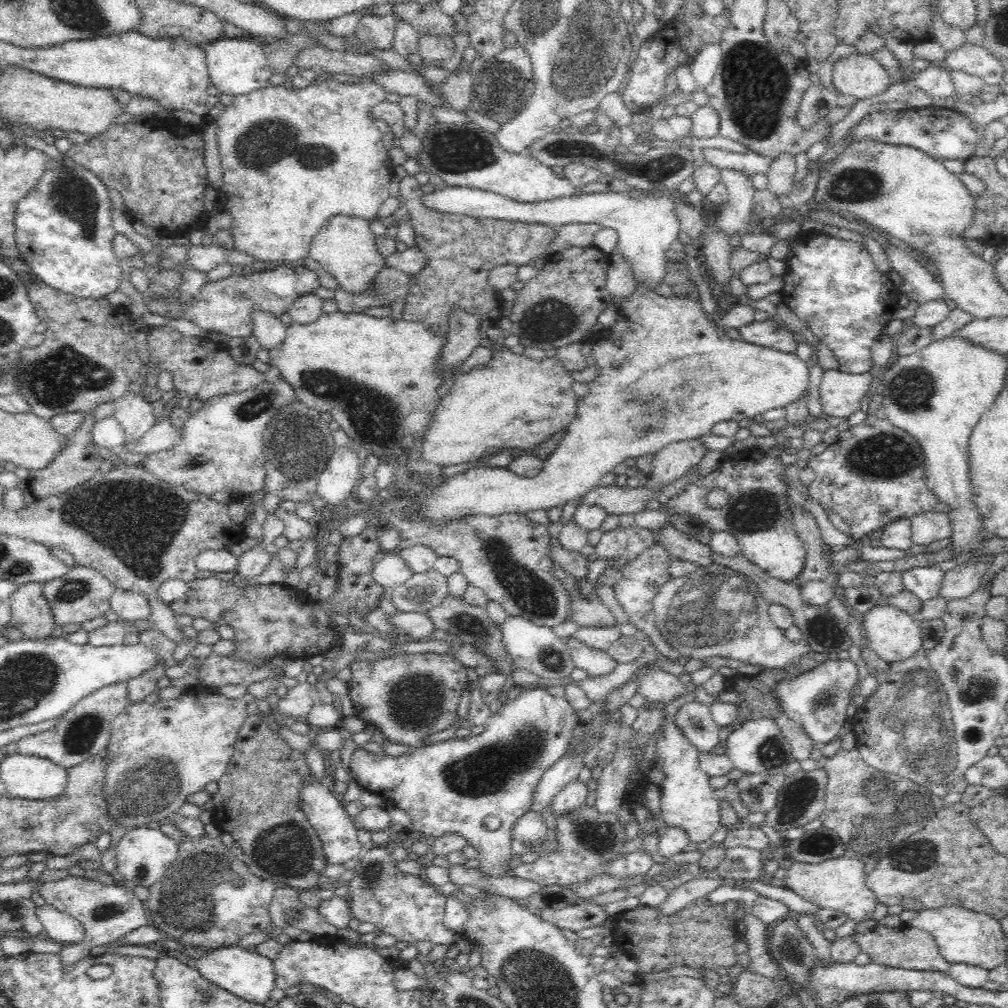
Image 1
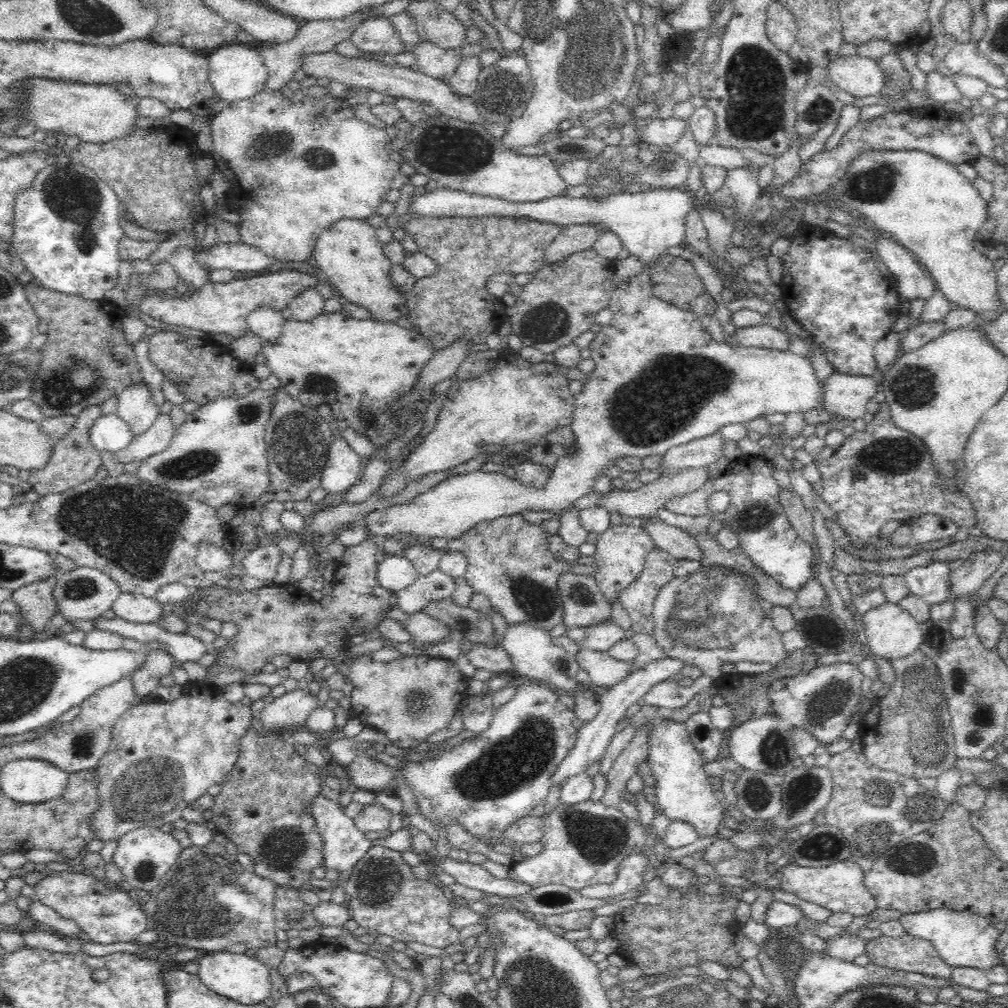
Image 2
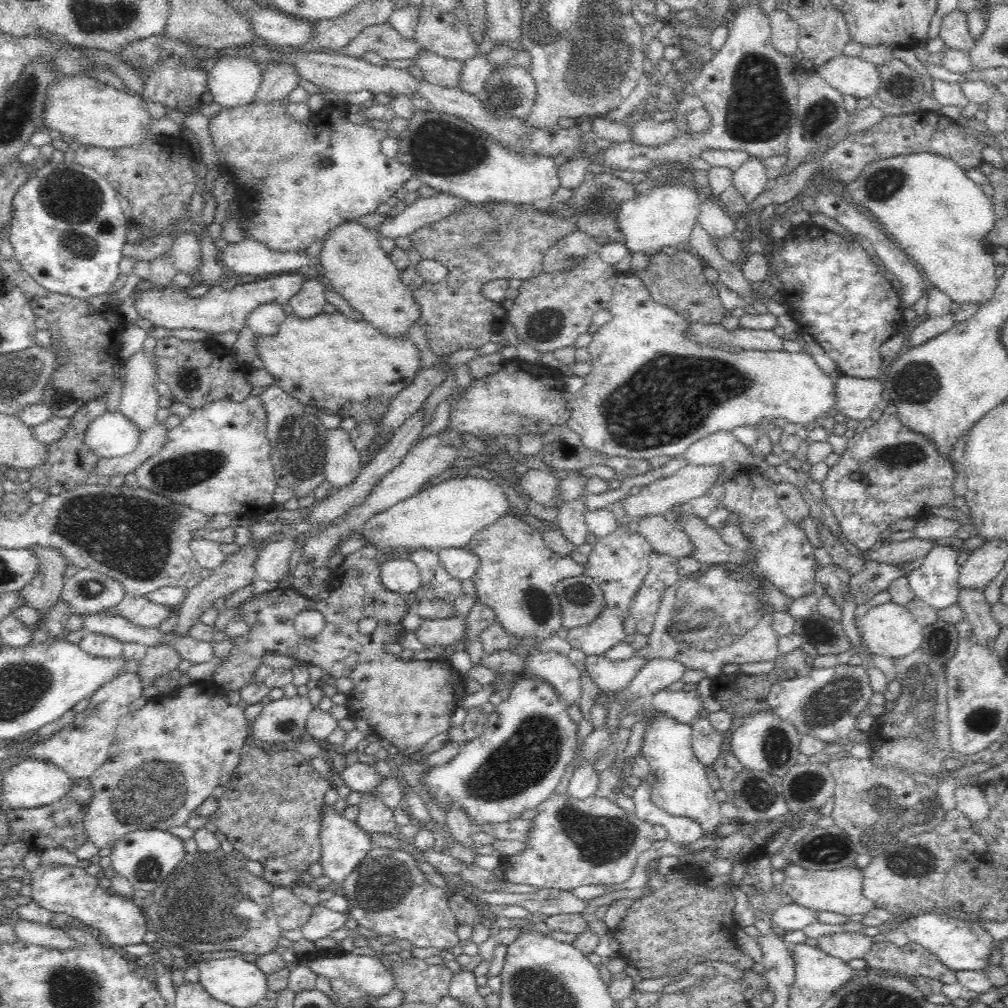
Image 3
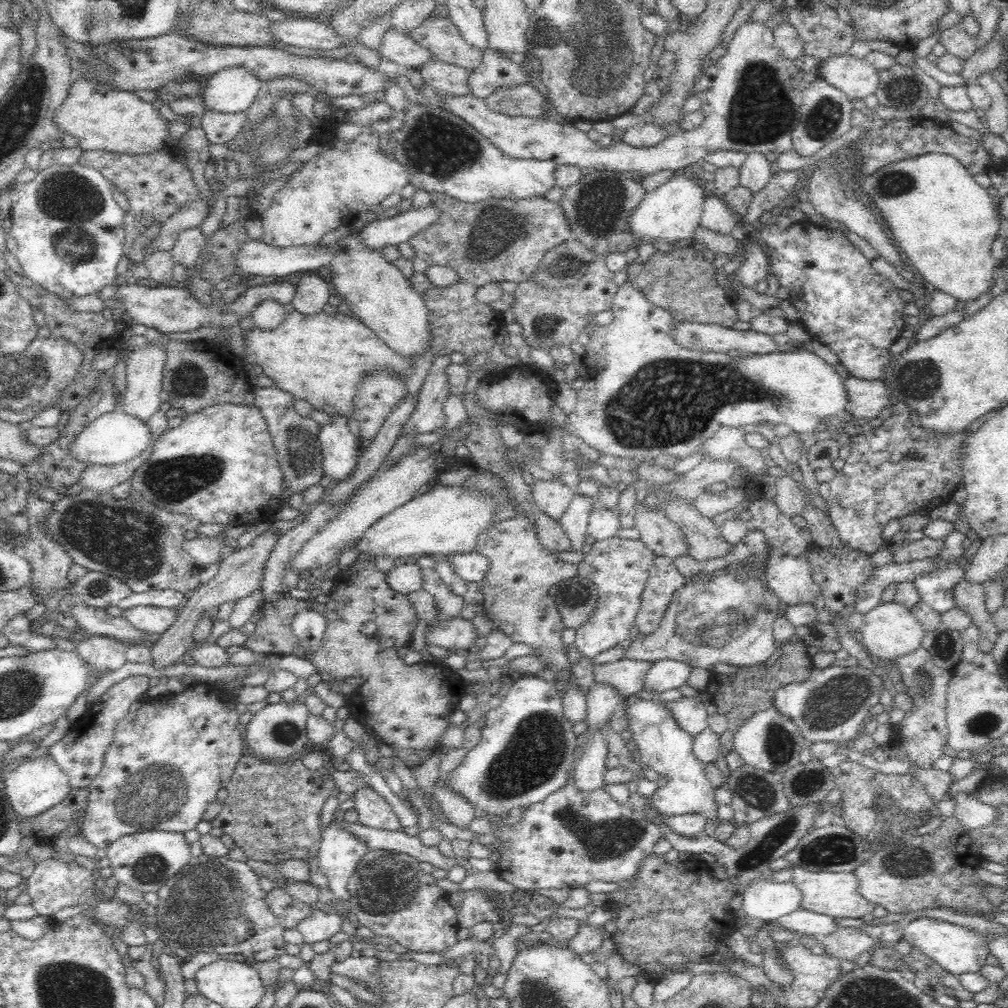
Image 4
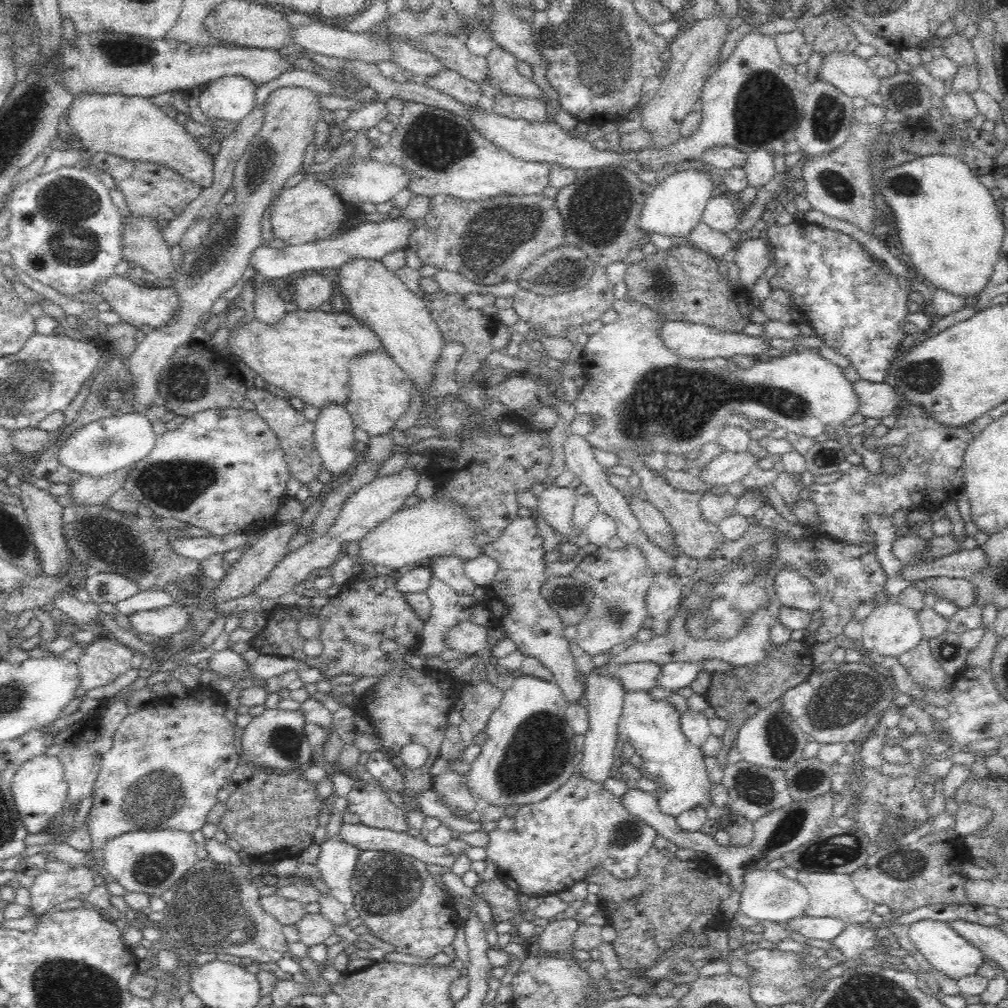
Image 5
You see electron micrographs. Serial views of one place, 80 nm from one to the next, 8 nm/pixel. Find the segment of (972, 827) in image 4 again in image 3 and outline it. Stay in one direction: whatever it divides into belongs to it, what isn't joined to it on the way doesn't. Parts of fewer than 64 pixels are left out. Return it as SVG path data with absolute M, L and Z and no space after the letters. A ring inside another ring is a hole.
M979 785L962 786L955 789L956 809L960 810L967 817L967 820L974 827L987 820L989 807L984 798L983 788Z

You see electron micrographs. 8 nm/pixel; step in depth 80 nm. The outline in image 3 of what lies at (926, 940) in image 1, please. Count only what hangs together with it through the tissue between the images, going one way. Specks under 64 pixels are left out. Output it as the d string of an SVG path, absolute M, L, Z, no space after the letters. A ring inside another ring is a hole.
M889 941L874 943L863 959L866 961L867 967L874 970L886 971L888 973L903 973L912 977L918 975L928 976L928 978L940 980L942 984L956 984L959 982L957 972L946 968L939 962L937 956L929 954L924 948L914 943L910 943L904 948L897 948Z

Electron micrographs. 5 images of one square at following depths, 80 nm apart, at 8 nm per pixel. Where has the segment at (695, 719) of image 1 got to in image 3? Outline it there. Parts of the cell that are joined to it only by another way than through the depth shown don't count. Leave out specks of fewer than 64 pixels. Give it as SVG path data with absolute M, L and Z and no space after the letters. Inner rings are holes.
M702 718L694 728L692 750L695 758L704 767L710 767L721 756L720 747L723 737L716 730L712 729L708 718Z

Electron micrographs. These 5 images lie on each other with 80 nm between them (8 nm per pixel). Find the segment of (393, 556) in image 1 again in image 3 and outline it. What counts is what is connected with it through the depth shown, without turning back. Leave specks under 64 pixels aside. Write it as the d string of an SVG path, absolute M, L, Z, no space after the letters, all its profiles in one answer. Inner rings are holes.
M396 556L391 561L381 563L382 584L392 592L404 596L421 586L419 568L407 556Z

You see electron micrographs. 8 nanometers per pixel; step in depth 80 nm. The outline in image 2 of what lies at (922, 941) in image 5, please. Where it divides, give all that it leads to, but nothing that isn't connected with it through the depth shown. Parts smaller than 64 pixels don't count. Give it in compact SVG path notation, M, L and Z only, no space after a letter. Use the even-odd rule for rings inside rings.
M936 909L902 915L899 922L910 937L926 940L937 951L939 958L952 968L973 968L985 971L991 966L1001 964L994 950L999 934L991 921L984 919L983 916L974 915L968 911Z

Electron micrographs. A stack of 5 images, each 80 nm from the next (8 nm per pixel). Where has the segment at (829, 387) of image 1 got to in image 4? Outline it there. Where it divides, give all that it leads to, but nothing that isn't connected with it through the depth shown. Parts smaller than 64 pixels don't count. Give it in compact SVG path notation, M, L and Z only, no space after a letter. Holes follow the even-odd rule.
M849 377L845 380L849 396L849 412L859 418L876 418L894 400L882 380L862 380Z

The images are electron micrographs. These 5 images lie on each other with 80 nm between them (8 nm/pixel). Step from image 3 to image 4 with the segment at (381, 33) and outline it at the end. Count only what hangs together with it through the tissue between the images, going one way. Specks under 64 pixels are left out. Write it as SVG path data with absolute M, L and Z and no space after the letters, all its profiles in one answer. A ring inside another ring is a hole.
M393 27L383 36L380 55L400 64L402 70L407 68L420 70L434 61L434 56L428 49L414 42L408 34Z

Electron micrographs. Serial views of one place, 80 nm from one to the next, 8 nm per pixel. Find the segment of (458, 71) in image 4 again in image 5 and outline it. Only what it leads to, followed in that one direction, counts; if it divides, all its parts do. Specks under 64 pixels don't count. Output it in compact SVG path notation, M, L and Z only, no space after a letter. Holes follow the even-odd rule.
M452 69L440 73L437 77L426 79L423 83L465 105L478 106L483 96L482 89L476 83L462 79Z

